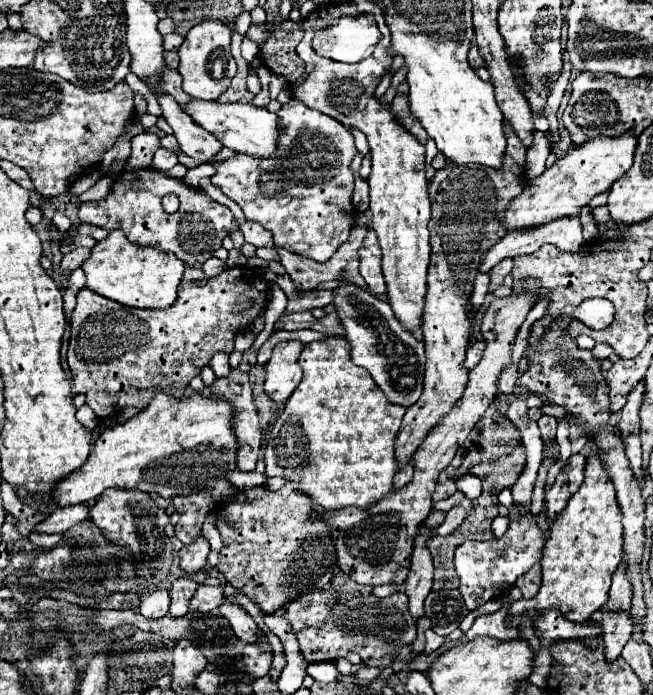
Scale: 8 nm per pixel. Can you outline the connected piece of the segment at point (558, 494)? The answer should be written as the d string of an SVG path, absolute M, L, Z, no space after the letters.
M562 471L556 477L556 483L550 487L550 491L546 491L546 515L550 515L550 519L556 519L562 509L566 507L570 499L570 491L566 491L566 471Z

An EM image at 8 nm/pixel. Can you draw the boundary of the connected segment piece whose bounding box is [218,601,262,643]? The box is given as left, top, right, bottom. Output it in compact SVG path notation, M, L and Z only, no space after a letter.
M224 601L224 603L218 607L218 613L230 621L234 633L236 633L242 641L246 641L246 643L258 643L258 641L260 641L262 633L260 633L260 629L258 629L258 625L254 623L254 619L252 619L242 607L238 607L238 605L230 603L230 601Z

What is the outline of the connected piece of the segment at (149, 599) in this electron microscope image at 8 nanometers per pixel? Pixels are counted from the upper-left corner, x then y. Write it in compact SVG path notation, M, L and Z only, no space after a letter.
M156 589L140 595L140 615L146 619L160 619L170 609L170 593L166 589Z

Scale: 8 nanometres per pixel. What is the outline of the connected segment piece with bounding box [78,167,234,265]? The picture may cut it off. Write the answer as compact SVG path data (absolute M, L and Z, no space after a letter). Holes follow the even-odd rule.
M152 167L122 171L114 179L116 181L104 199L80 205L78 217L82 223L90 223L108 231L120 229L130 243L174 253L186 265L204 263L218 247L222 247L222 241L232 227L234 215L228 207L212 201L202 189L190 187L182 179L162 175ZM168 193L174 193L180 199L180 209L176 213L166 213L162 209L162 197Z

